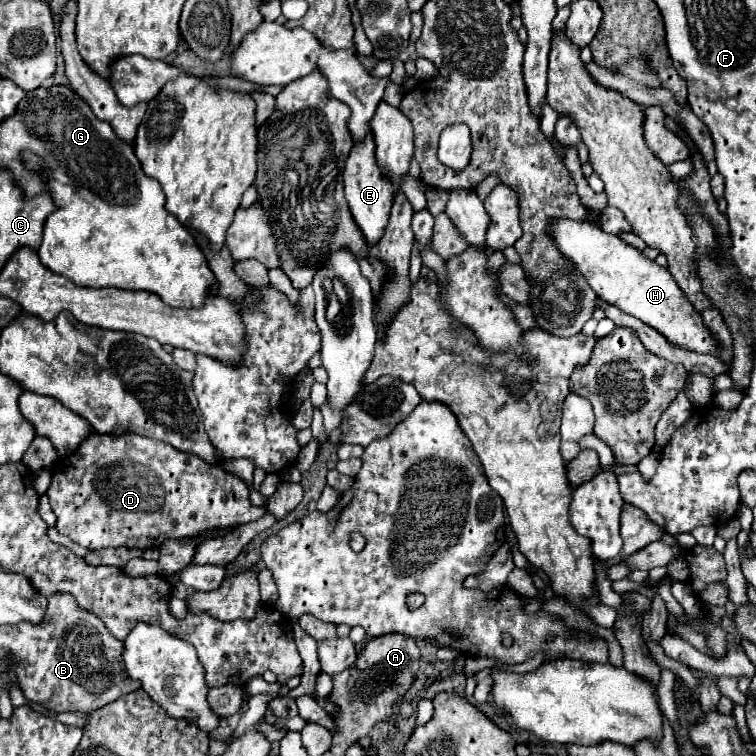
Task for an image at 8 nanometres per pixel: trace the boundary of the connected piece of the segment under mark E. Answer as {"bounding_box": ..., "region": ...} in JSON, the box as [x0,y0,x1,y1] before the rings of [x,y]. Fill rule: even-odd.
{"bounding_box":[343,136,393,246],"region":[[[371,136],[353,146],[349,158],[345,160],[343,180],[345,180],[345,198],[349,202],[355,224],[361,228],[367,246],[377,244],[381,240],[381,234],[385,234],[385,224],[389,220],[389,212],[393,204],[391,198],[393,186],[389,184],[389,180],[385,180],[385,176],[381,176],[381,168],[377,168],[375,142]]]}

